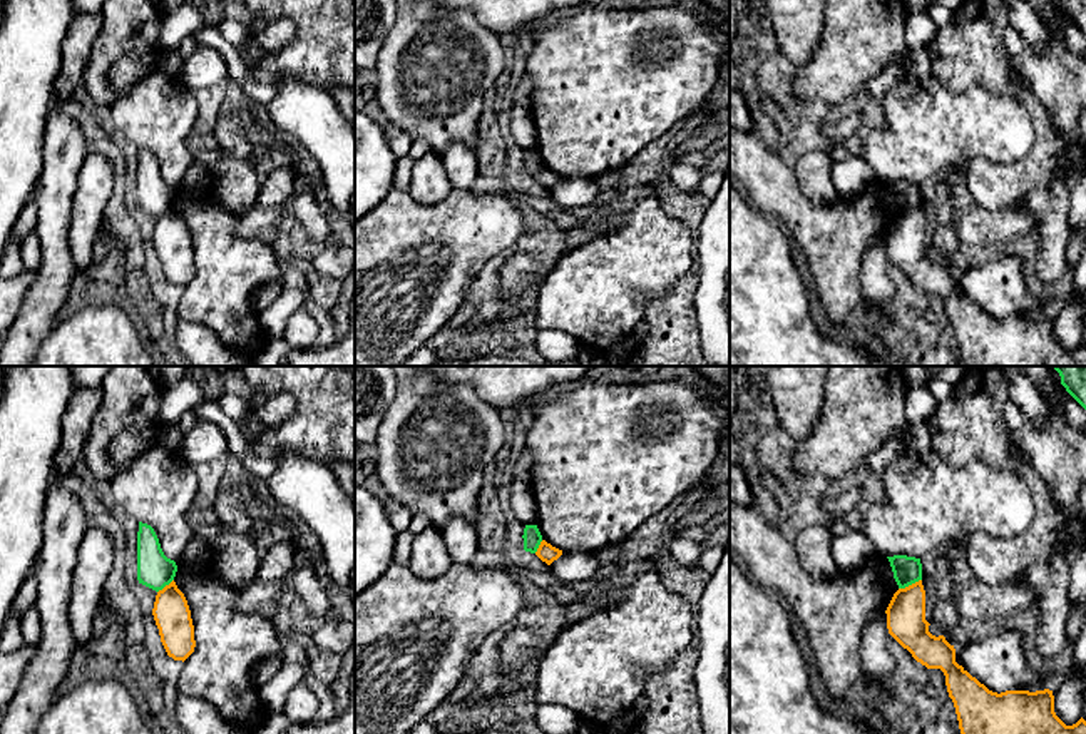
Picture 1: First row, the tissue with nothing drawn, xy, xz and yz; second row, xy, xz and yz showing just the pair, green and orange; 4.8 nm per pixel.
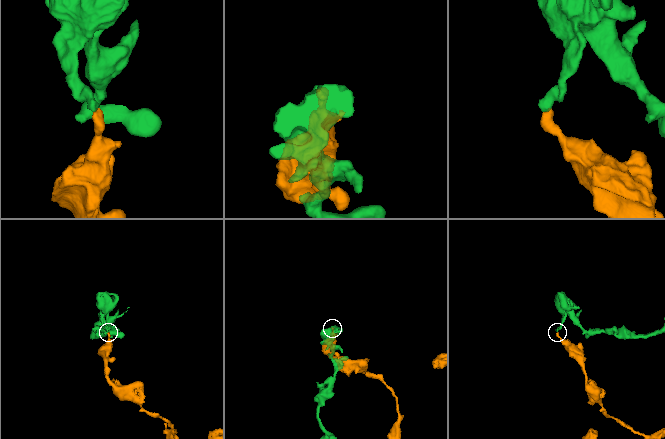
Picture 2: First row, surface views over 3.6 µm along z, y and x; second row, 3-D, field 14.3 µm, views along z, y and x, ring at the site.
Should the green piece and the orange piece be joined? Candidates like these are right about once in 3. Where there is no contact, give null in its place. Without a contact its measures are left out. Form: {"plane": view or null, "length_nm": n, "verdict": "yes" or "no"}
{"plane": "yz", "length_nm": 120, "verdict": "no"}

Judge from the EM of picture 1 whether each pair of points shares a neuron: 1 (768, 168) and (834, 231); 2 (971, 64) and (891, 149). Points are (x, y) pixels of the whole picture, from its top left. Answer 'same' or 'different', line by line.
1: same
2: different

